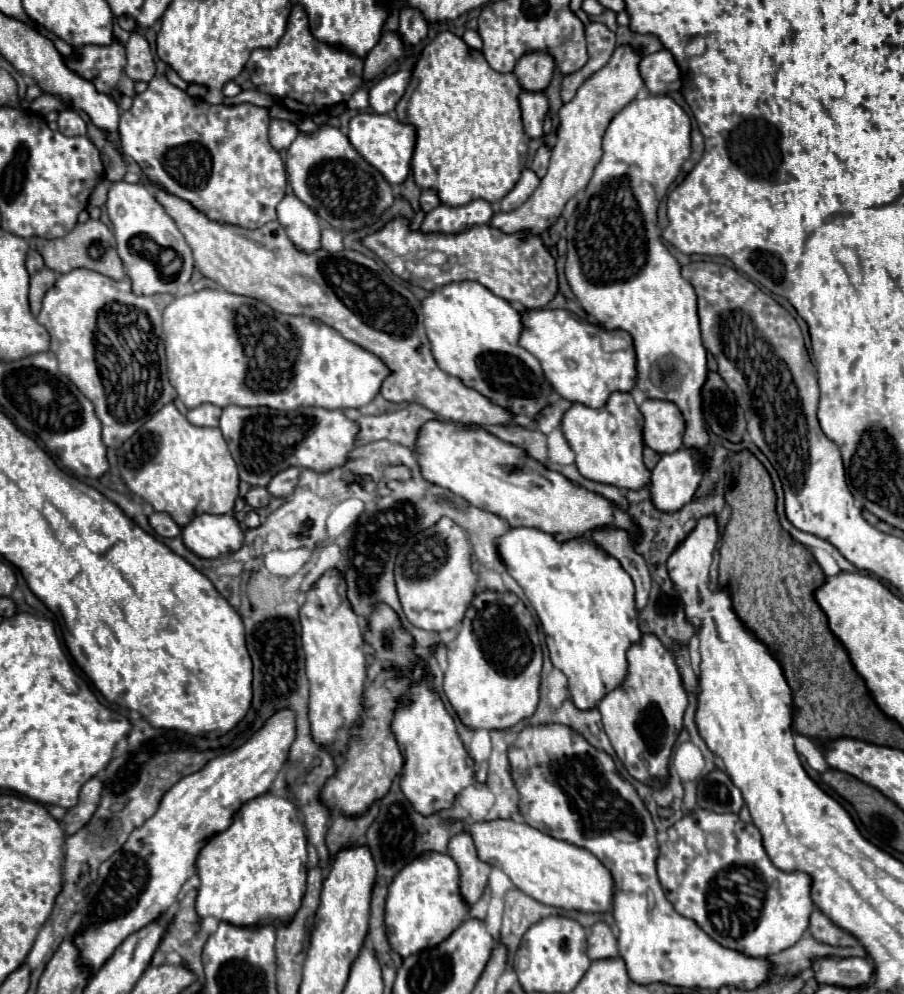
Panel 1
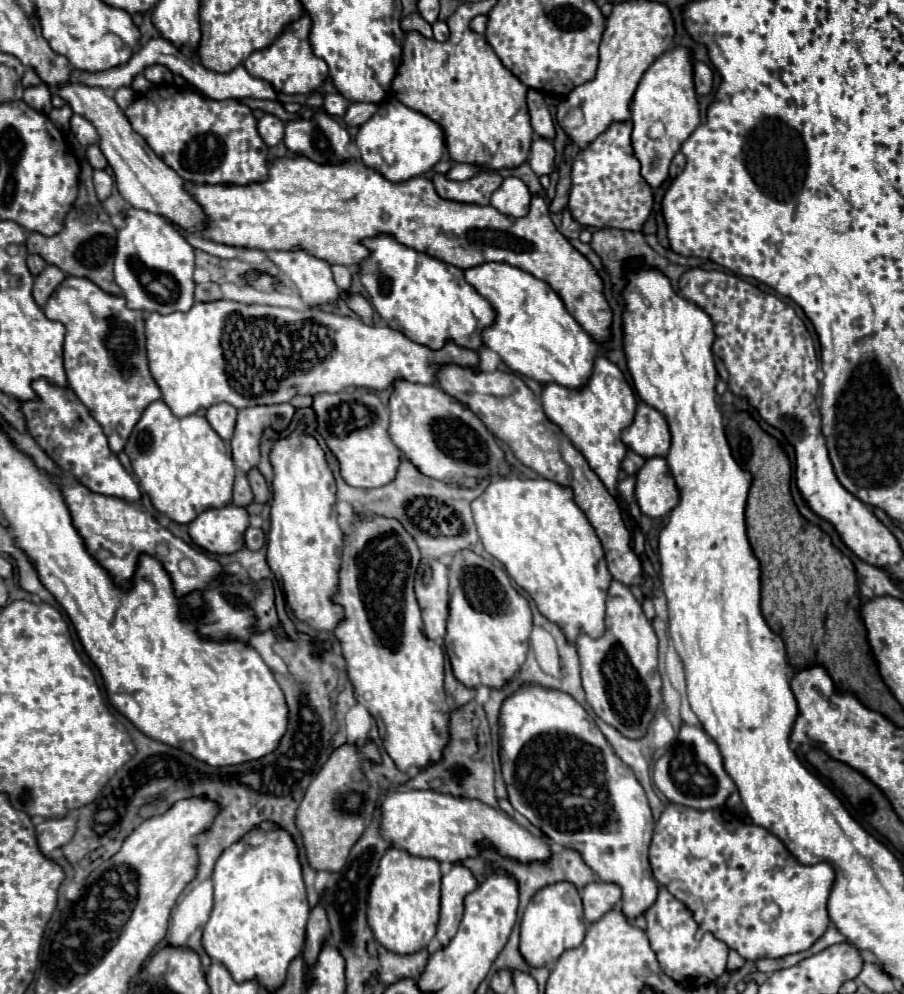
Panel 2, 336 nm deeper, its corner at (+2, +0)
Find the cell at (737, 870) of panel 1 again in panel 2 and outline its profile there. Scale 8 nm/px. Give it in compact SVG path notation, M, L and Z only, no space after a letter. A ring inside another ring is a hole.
M669 804L661 818L657 820L655 824L655 830L653 830L653 840L651 840L651 848L649 848L649 862L651 862L651 868L653 868L653 876L657 880L659 886L667 888L679 902L683 902L687 906L687 910L691 912L691 916L695 918L695 922L699 924L699 932L705 934L705 932L711 932L715 938L719 938L721 942L725 942L729 948L733 948L739 956L743 956L745 960L761 960L761 958L781 958L781 956L787 956L787 954L797 954L797 952L803 952L807 948L811 948L811 944L827 930L829 926L829 916L827 916L827 898L829 898L829 892L831 892L831 886L833 886L833 880L835 880L835 872L833 868L827 864L827 862L821 862L821 864L813 864L813 866L803 866L799 864L797 860L793 862L795 858L787 852L787 848L783 846L783 842L773 836L767 828L761 828L761 826L755 826L755 824L745 824L741 822L739 818L731 816L727 810L695 810L695 808L689 808L689 806L679 806L679 804ZM769 902L775 902L779 906L779 916L773 920L773 922L763 922L759 918L759 912L765 908L765 904Z

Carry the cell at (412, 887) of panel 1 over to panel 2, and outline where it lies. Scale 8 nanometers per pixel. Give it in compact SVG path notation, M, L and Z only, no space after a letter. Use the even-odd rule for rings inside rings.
M389 848L381 858L367 900L367 920L377 942L397 954L415 954L427 948L439 924L439 888L439 862L413 856L407 850Z

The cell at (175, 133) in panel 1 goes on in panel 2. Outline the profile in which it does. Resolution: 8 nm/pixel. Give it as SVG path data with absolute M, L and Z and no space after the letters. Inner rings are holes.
M153 86L149 92L135 98L135 102L125 110L127 120L133 130L145 138L151 150L173 168L185 182L195 184L221 184L221 186L249 186L261 184L267 180L269 162L267 162L267 144L257 132L257 118L247 104L239 100L209 100L189 88L175 86Z

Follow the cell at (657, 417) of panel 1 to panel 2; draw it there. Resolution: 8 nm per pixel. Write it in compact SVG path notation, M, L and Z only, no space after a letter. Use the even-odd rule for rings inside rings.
M639 402L635 420L623 430L623 442L643 458L665 456L671 446L665 416L649 404Z

